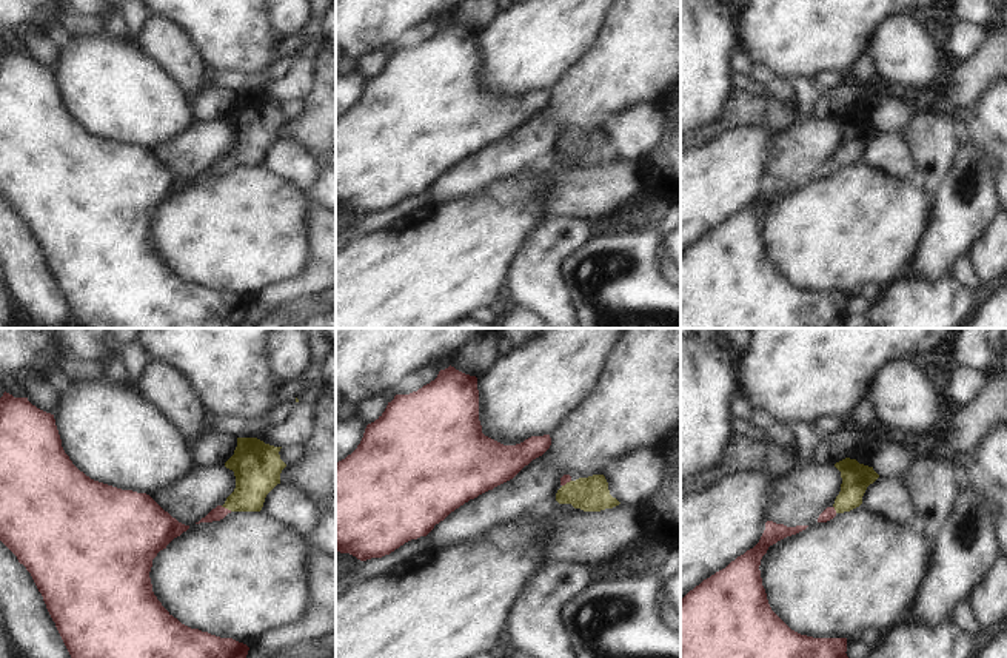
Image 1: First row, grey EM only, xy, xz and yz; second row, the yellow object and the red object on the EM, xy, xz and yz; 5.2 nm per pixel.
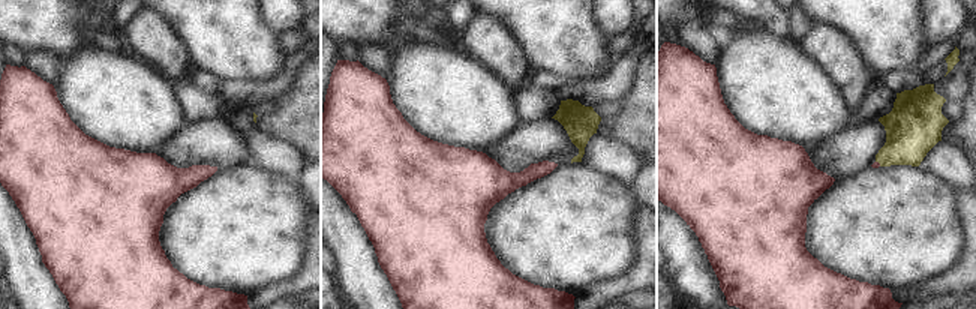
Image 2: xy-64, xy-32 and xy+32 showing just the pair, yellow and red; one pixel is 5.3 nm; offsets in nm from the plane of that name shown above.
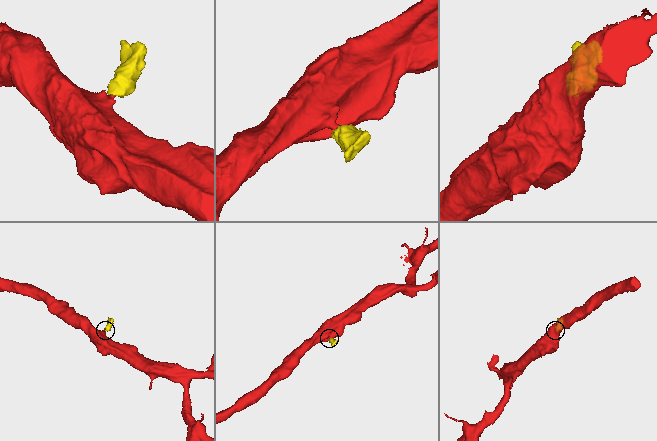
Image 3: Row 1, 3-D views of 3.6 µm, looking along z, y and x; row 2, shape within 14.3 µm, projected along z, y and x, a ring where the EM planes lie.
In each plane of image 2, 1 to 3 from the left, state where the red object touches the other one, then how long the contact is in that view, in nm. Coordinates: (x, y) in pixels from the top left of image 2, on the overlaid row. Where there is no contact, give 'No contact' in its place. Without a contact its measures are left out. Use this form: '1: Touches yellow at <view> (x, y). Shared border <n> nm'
1: No contact
2: No contact
3: Touches yellow at xy+32 (879, 162). Shared border 40 nm

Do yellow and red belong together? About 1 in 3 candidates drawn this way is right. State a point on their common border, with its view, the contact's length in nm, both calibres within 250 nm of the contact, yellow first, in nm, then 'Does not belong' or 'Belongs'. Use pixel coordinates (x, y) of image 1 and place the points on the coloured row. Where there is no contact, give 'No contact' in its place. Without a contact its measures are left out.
Touches yellow at xy (227, 507). Shared border 70 nm. Thickness 240 nm (yellow) against 70 nm. Belongs

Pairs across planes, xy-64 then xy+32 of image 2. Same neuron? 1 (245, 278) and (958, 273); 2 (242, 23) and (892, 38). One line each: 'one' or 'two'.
1: two
2: one

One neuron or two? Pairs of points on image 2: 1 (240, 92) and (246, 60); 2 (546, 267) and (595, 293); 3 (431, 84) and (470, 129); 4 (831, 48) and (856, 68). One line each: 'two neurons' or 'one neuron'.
1: two neurons
2: two neurons
3: one neuron
4: one neuron

